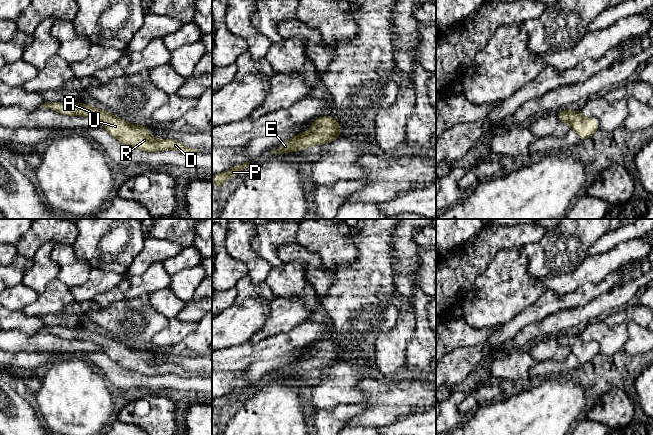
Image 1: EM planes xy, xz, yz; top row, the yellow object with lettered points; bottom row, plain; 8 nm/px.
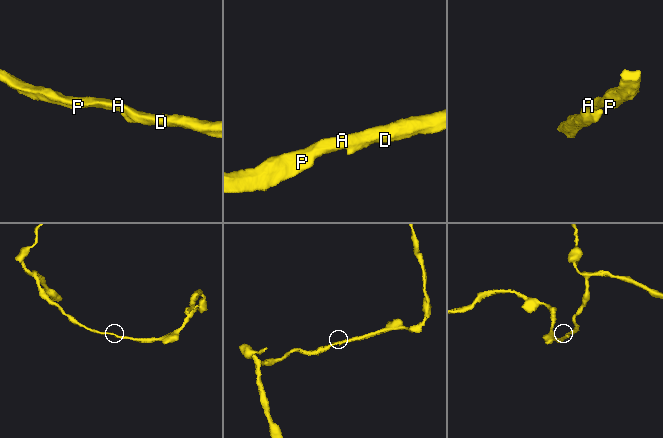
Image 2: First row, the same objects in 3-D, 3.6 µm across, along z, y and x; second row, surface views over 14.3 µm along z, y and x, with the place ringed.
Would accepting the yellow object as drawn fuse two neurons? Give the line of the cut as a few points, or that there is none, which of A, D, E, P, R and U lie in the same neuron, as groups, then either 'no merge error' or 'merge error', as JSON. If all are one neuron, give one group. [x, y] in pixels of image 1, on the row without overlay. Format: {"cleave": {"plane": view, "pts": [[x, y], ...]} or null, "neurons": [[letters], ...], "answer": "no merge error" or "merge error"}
{"cleave": null, "neurons": [["A", "D", "E", "P", "R", "U"]], "answer": "no merge error"}

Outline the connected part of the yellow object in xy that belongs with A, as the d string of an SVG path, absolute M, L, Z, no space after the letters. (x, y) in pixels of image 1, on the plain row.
M45 326L41 332L48 332L67 340L87 340L99 344L103 353L119 366L143 374L145 376L157 376L175 374L181 377L201 376L200 373L192 373L173 363L154 363L151 353L140 348L130 348L105 334L94 332L84 327Z

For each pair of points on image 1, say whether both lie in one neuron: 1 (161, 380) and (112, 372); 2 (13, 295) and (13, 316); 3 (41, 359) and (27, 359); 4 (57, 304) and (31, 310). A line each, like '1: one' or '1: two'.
1: one
2: two
3: one
4: one

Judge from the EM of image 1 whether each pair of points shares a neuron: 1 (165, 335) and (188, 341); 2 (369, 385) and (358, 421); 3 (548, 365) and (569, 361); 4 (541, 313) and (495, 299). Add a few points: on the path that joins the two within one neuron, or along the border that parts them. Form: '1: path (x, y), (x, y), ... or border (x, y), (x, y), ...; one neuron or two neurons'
1: border (198, 323), (198, 326), (181, 340); two neurons
2: path (371, 394), (371, 408), (367, 412); one neuron
3: path (553, 365), (564, 365); one neuron
4: border (542, 294), (505, 323); two neurons

